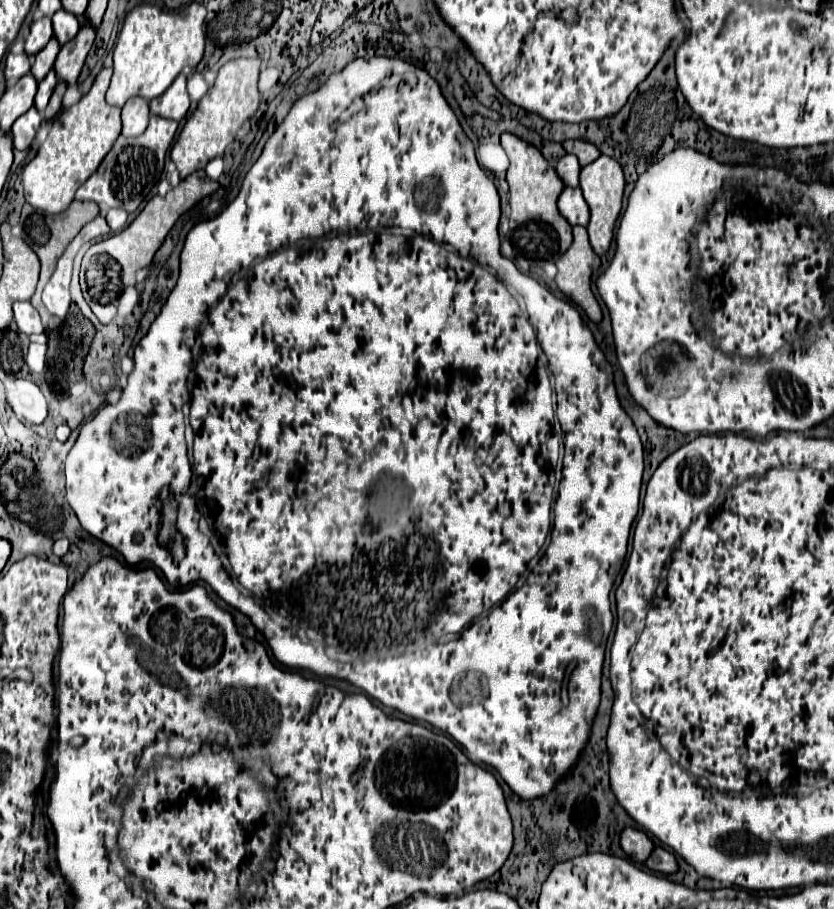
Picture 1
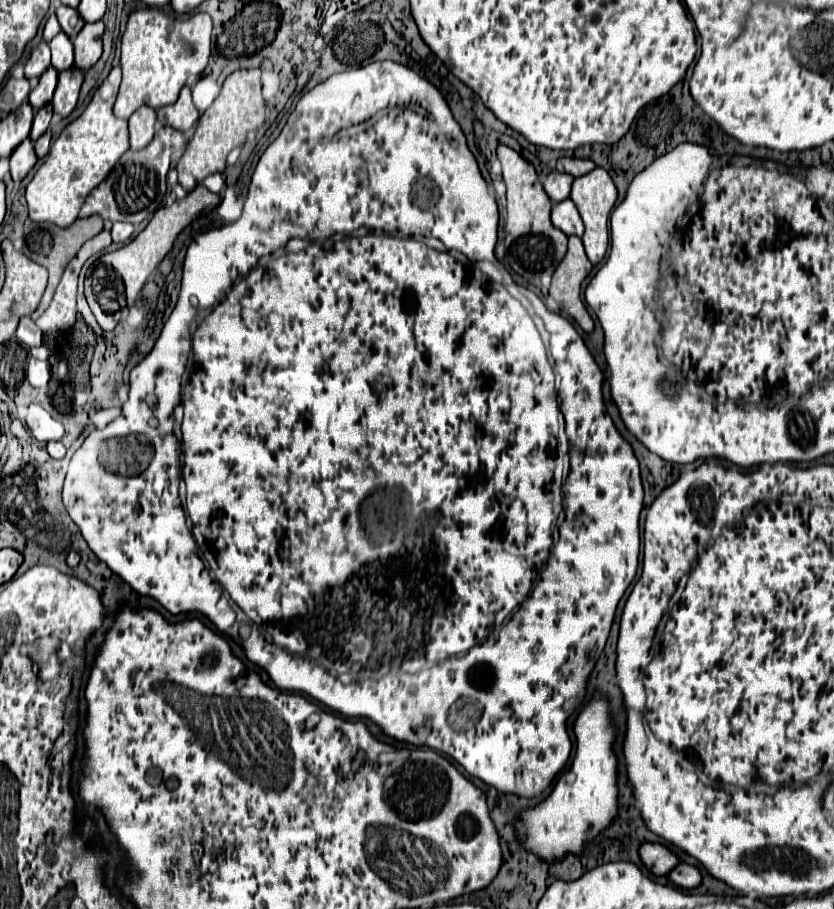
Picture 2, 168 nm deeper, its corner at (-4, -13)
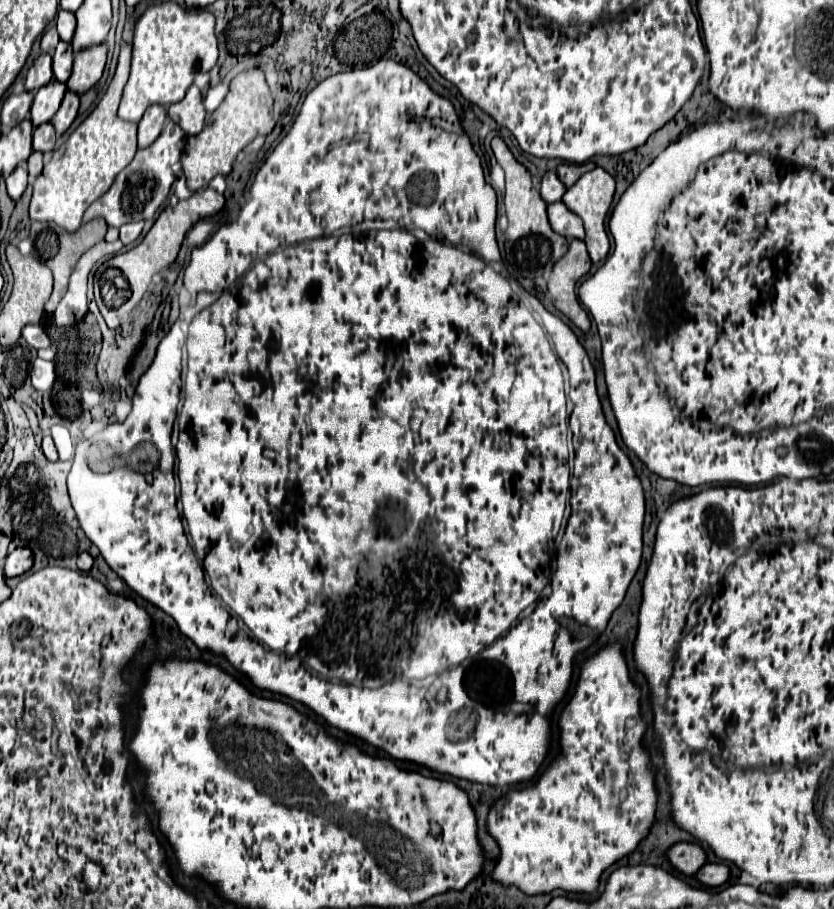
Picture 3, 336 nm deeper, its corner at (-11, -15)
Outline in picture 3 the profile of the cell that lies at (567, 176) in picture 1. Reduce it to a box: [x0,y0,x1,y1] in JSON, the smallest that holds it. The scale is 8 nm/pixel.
[540,172,566,204]

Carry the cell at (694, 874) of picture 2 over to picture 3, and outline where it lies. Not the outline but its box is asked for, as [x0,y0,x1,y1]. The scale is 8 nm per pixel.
[694,864,730,888]

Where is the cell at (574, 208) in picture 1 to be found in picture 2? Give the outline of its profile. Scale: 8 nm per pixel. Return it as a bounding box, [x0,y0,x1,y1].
[551,198,583,236]

